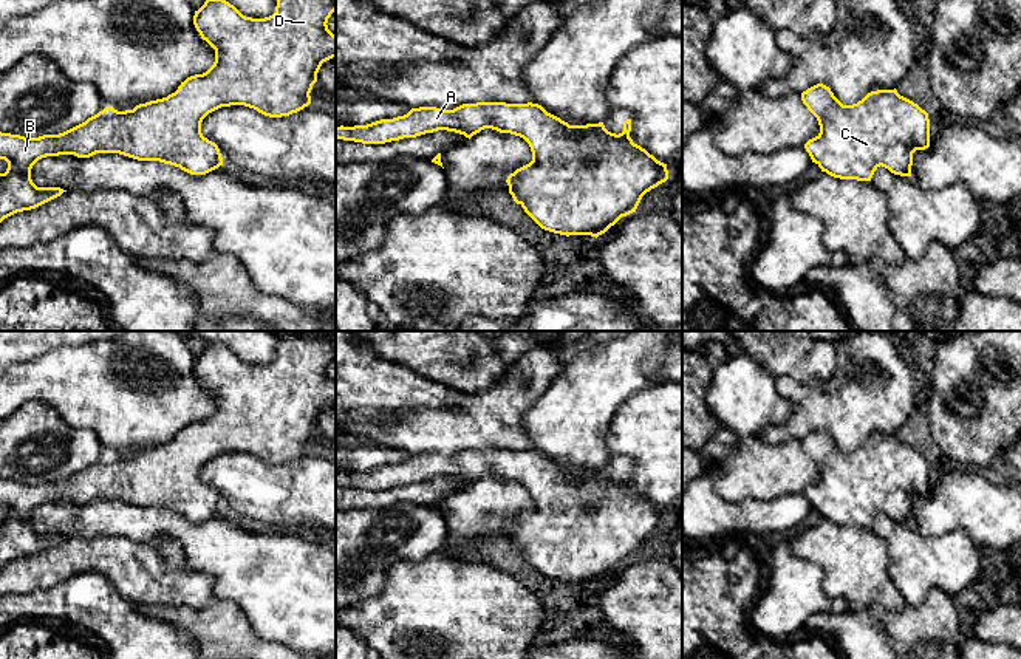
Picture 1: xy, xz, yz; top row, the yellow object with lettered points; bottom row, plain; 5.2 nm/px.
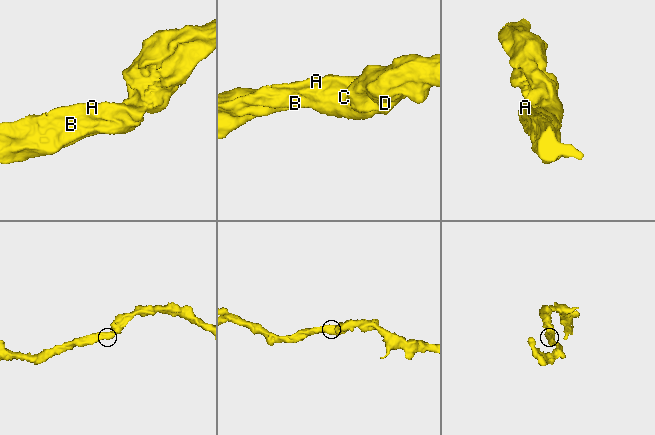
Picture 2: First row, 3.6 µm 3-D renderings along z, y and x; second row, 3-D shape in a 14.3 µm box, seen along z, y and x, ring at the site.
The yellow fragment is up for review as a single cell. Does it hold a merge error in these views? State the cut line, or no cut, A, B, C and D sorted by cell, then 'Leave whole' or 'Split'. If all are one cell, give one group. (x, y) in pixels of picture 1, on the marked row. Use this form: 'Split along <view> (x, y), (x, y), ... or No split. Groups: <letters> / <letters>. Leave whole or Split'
No split. Groups: A B C D. Leave whole

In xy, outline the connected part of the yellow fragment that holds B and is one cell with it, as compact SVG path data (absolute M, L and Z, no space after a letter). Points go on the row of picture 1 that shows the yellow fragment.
M206 0L195 11L193 25L201 39L215 50L215 62L206 73L181 82L175 93L139 104L133 110L118 111L105 107L59 135L25 138L0 131L0 159L8 162L6 172L0 173L0 223L67 192L60 187L37 187L32 183L32 166L46 156L90 158L96 153L119 153L138 161L170 164L190 175L206 175L218 169L223 158L218 145L203 136L203 119L230 105L244 105L269 118L289 116L308 107L322 63L336 57L336 36L326 25L334 11L336 0L277 0L272 15L252 19L226 0Z

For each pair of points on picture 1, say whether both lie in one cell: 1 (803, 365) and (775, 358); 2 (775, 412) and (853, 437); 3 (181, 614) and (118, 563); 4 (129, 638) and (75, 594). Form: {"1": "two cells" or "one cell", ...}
{"1": "one cell", "2": "two cells", "3": "two cells", "4": "one cell"}

